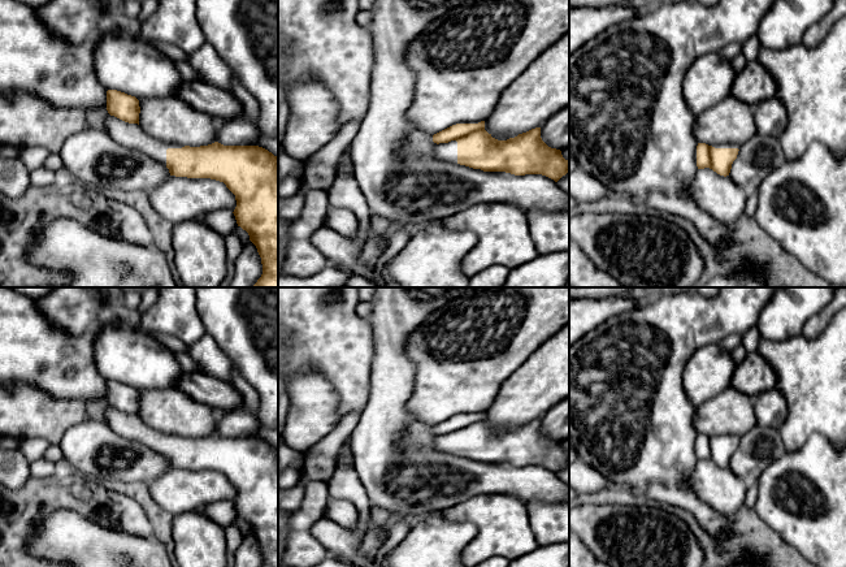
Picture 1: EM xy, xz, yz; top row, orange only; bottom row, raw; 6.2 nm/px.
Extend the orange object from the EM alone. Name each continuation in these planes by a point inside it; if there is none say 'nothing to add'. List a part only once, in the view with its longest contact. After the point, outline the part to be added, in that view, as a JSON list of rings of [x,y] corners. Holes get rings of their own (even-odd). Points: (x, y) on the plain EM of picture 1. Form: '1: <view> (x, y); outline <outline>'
1: xz (443, 442); outline [[[457,433],[439,434],[434,441],[434,447],[438,451],[457,455]]]

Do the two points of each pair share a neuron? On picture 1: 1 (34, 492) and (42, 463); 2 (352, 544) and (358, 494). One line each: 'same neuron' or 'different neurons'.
1: different neurons
2: same neuron

